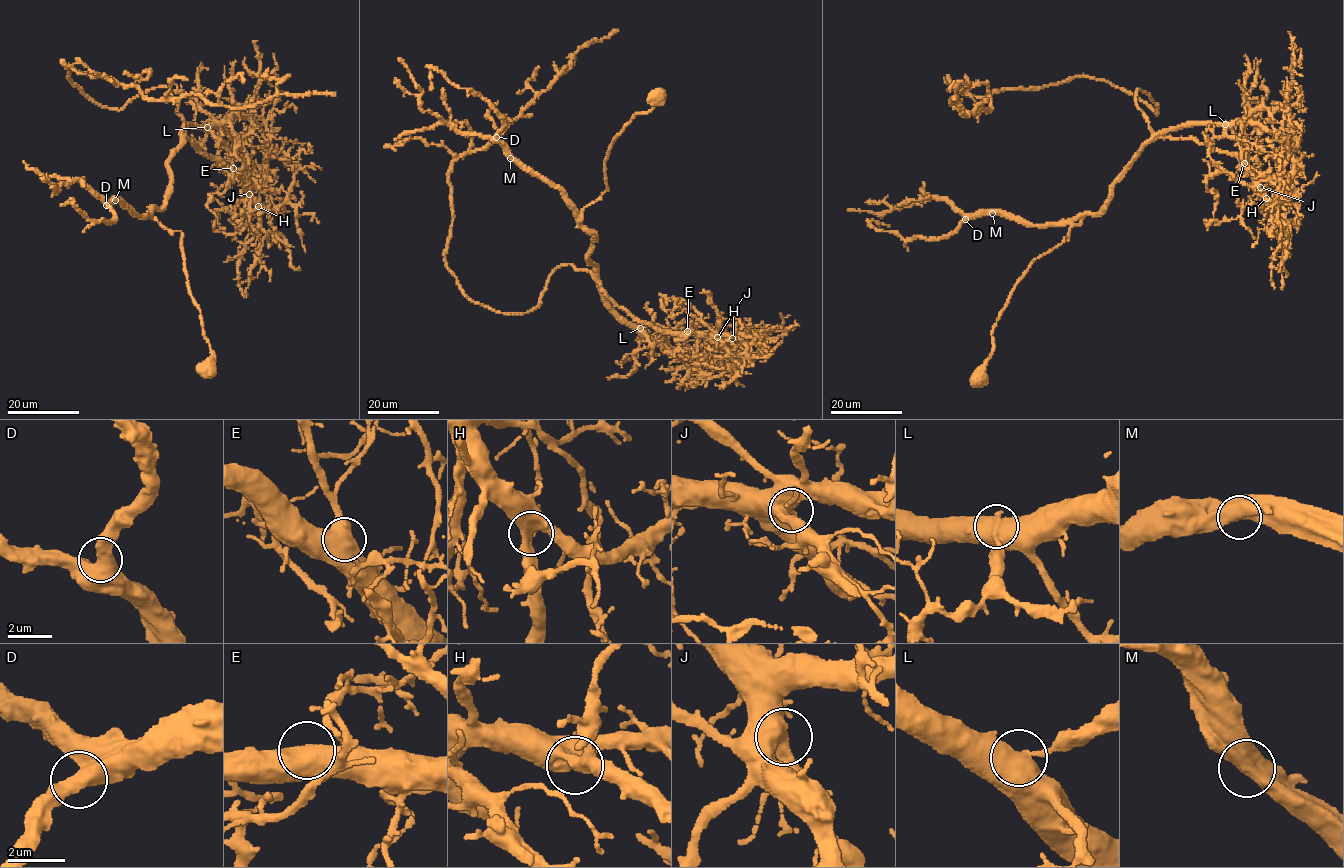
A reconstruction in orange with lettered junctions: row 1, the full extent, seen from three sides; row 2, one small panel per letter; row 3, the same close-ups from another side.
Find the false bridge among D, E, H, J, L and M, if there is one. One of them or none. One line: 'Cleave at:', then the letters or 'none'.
Cleave at: L

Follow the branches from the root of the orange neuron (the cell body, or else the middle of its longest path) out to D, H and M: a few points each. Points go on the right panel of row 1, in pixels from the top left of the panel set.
D: (976, 378), (992, 351), (993, 325), (1016, 283), (1081, 218), (1028, 225), (994, 212), (965, 219)
H: (976, 378), (1016, 283), (1083, 216), (1103, 209), (1110, 188), (1146, 144), (1191, 138), (1237, 155), (1266, 198)
M: (976, 378), (992, 351), (993, 325), (1016, 283), (1081, 219), (1028, 225), (992, 213)

